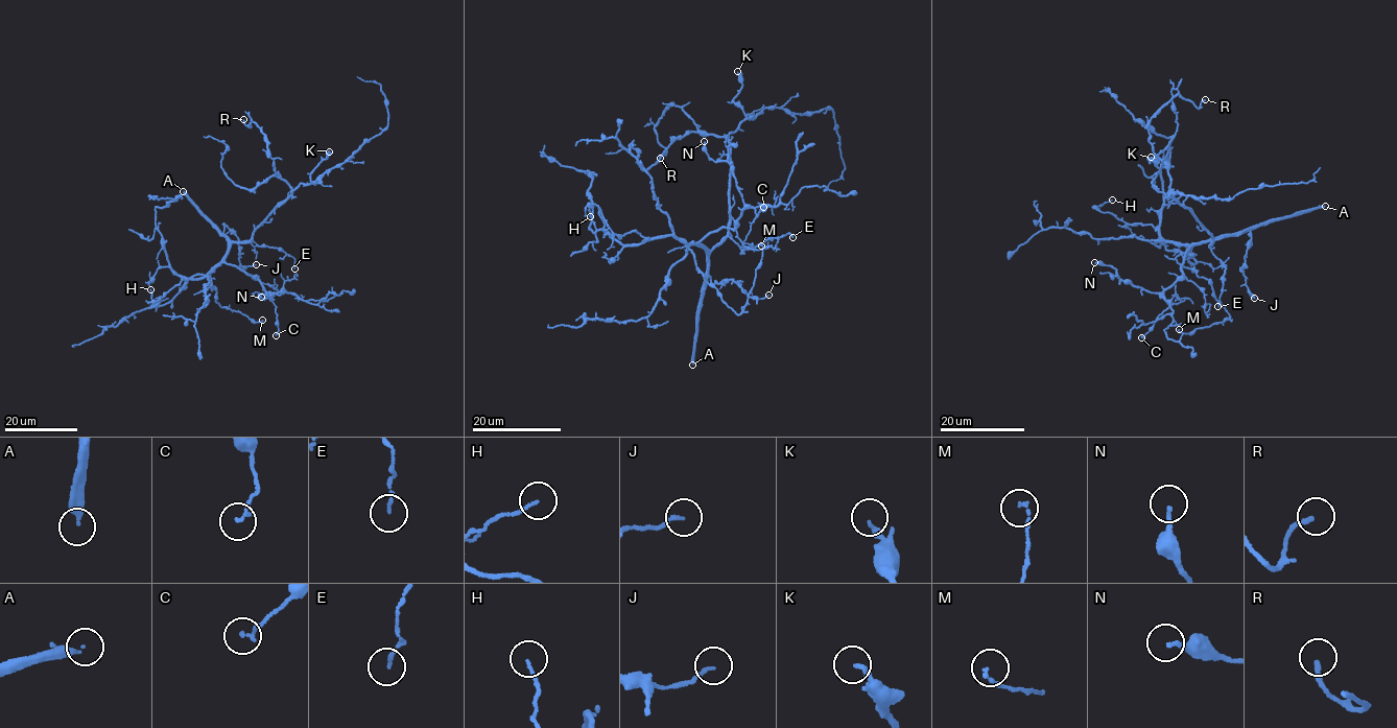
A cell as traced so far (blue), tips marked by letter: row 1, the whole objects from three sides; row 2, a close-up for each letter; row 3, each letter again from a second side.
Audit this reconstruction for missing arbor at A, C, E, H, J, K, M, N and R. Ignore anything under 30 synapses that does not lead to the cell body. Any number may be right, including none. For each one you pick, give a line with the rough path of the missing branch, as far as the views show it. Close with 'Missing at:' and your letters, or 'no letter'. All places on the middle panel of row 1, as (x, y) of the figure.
Missing at: A

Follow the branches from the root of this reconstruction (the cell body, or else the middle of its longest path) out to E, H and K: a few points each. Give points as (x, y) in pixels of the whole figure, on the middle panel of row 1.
E: (730, 214), (728, 234), (741, 247), (756, 247), (789, 233), (792, 237)
H: (730, 214), (729, 233), (708, 250), (670, 236), (616, 234), (594, 204), (590, 216)
K: (730, 214), (728, 191), (731, 167), (727, 140), (746, 117), (743, 110), (732, 101), (742, 85), (737, 71)

